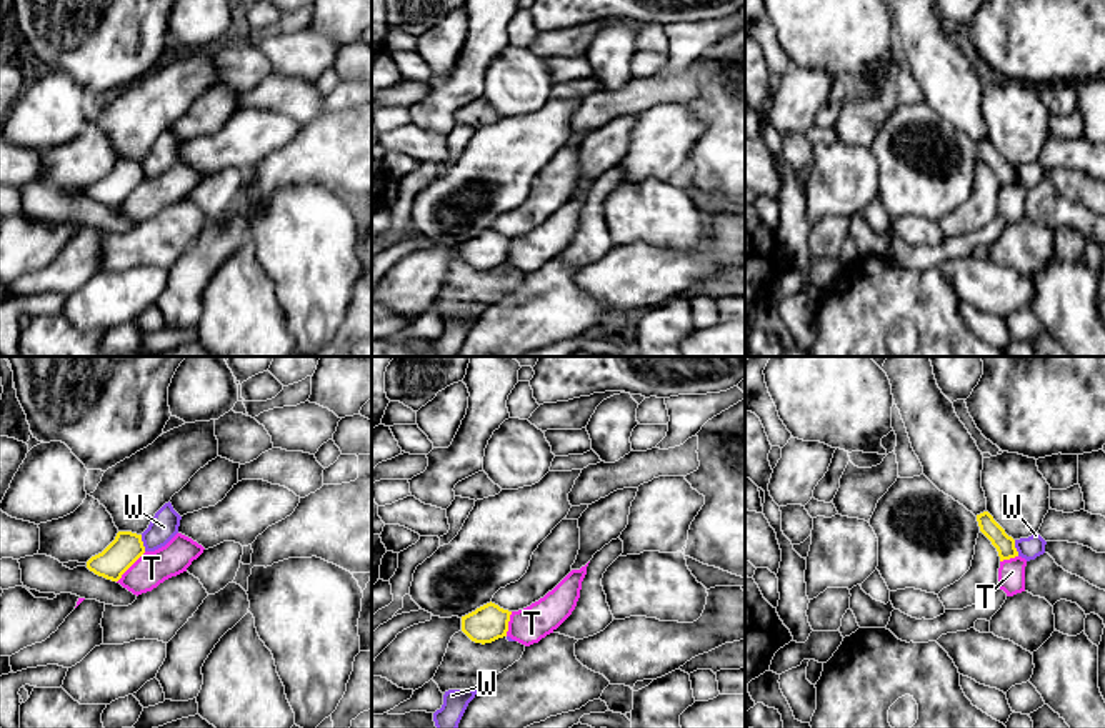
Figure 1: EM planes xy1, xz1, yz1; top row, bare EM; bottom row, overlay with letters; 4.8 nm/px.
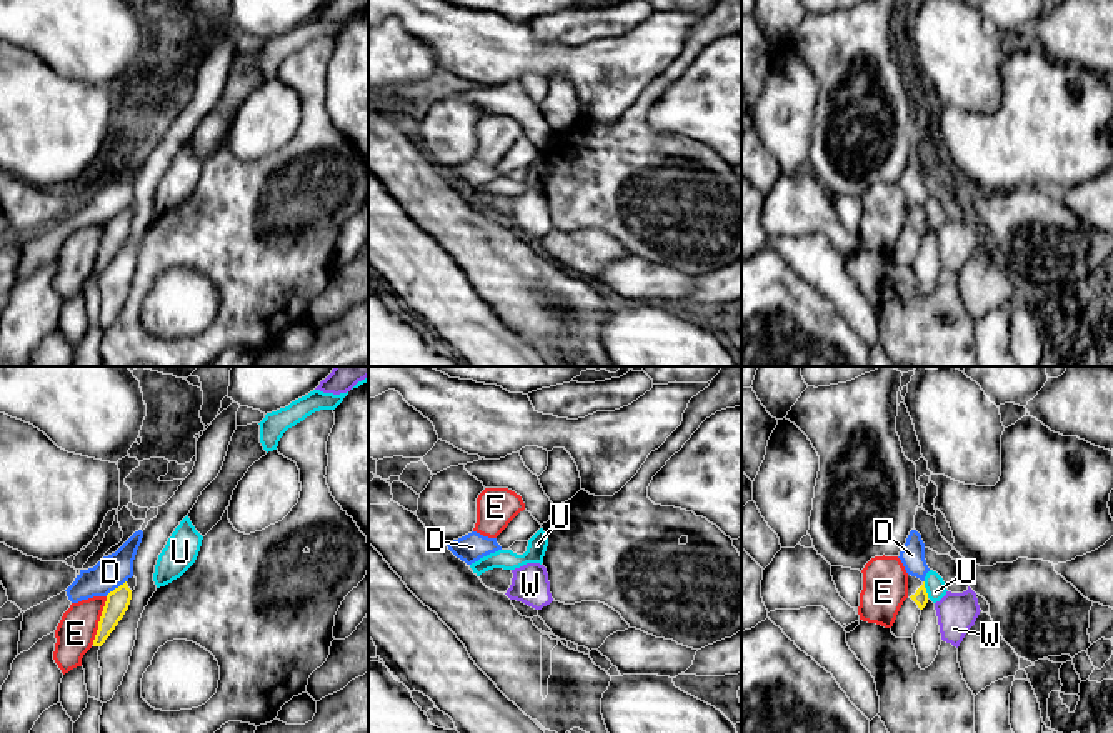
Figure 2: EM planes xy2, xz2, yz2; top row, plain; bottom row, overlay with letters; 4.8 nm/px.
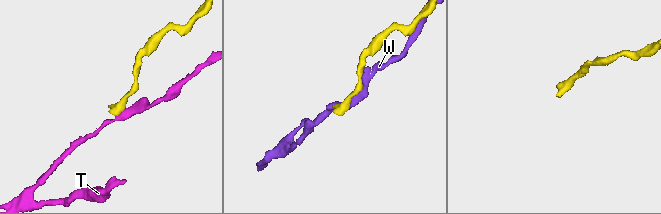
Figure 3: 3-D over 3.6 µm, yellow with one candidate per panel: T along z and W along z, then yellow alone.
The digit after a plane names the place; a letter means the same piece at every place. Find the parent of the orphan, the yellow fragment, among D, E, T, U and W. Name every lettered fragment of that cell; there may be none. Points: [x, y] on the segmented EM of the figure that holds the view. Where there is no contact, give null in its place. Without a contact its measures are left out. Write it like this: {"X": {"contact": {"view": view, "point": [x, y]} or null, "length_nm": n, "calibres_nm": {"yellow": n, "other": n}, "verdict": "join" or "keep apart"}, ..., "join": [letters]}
{"D": {"contact": {"view": "xy2", "point": [115, 588]}, "length_nm": 130, "calibres_nm": {"yellow": 110, "other": 160}, "verdict": "keep apart"}, "E": {"contact": {"view": "xy2", "point": [100, 620]}, "length_nm": 240, "calibres_nm": {"yellow": 110, "other": 190}, "verdict": "keep apart"}, "T": {"contact": {"view": "xy1", "point": [130, 565]}, "length_nm": 200, "calibres_nm": {"yellow": 150, "other": 160}, "verdict": "keep apart"}, "U": {"contact": {"view": "yz2", "point": [925, 590]}, "length_nm": 80, "calibres_nm": {"yellow": 70, "other": 100}, "verdict": "keep apart"}, "W": {"contact": {"view": "xy1", "point": [142, 543]}, "length_nm": 80, "calibres_nm": {"yellow": 150, "other": 140}, "verdict": "keep apart"}, "join": []}

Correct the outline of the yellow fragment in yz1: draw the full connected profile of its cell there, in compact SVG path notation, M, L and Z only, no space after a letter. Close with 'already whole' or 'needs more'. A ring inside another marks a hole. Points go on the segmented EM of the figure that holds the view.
M988 511L977 515L980 531L997 548L1000 561L1018 556L1015 540L1005 533L1005 530L993 520Z; already whole

